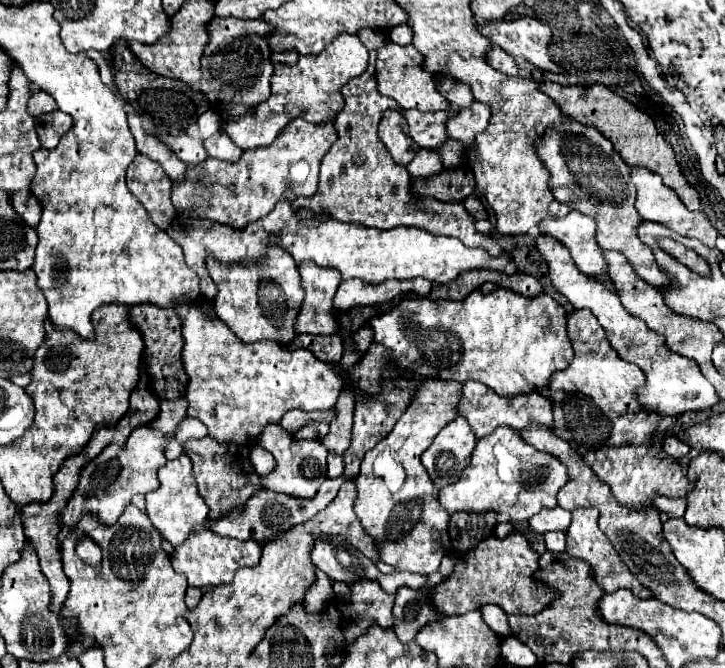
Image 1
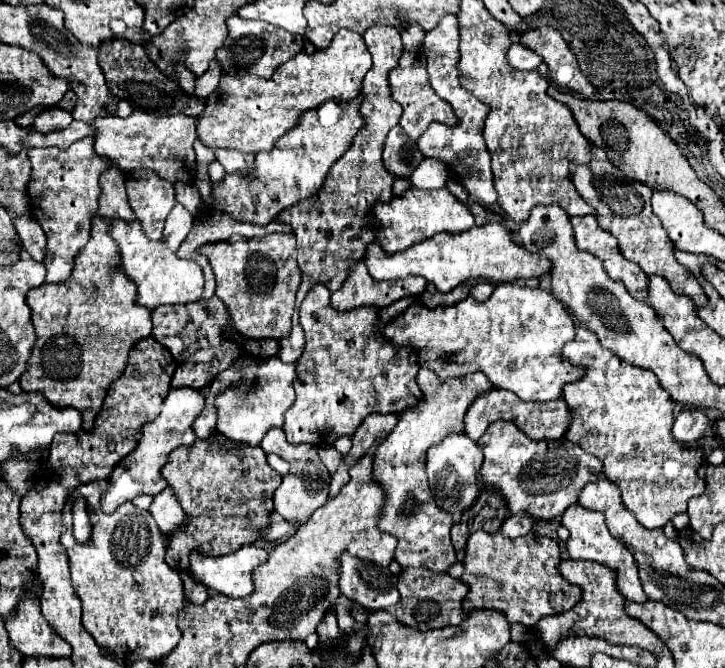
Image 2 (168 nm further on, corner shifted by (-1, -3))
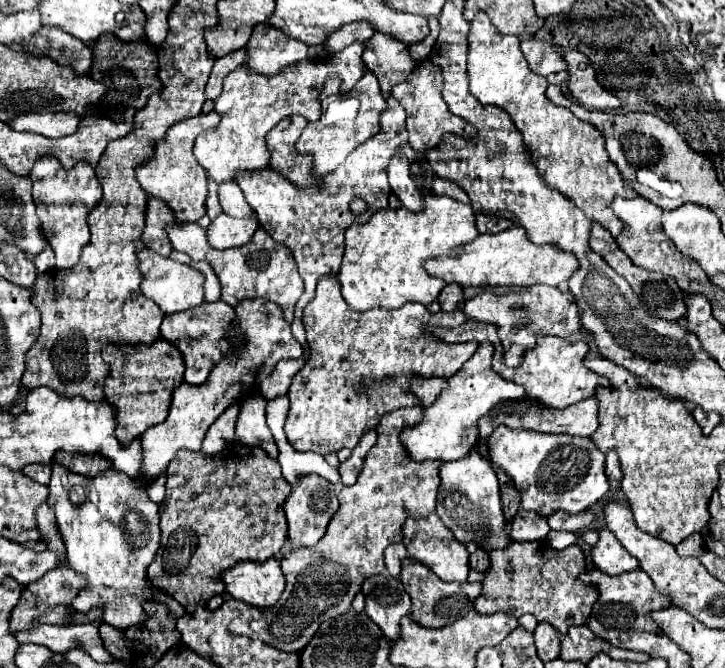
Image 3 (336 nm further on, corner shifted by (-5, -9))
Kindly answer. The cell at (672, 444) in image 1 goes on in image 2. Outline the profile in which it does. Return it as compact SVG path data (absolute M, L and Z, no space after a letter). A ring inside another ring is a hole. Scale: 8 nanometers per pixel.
M685 409L677 415L673 425L673 435L679 443L693 443L707 431L709 419L699 409Z

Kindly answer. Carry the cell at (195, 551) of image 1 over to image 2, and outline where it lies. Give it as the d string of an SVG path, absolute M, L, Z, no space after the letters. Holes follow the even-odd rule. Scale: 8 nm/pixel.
M243 545L243 549L223 557L199 557L191 553L191 573L209 589L239 599L253 593L253 569L263 565L267 557L267 551L257 545Z

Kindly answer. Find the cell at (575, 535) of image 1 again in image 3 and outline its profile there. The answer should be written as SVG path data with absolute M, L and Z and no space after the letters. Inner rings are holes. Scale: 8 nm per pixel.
M599 527L599 541L591 547L591 561L597 569L601 569L607 575L621 575L633 569L639 569L639 561L625 551L625 547L611 535L607 527Z

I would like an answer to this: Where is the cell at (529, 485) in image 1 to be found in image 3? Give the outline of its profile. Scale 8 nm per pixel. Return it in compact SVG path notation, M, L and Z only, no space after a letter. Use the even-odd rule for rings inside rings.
M499 425L487 439L487 447L487 459L493 463L493 469L501 469L513 479L525 511L533 511L541 517L555 511L575 515L587 511L609 493L605 455L587 437L549 435Z

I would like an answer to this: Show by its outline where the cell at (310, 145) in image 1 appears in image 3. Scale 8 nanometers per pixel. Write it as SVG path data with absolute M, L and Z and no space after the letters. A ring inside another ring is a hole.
M373 73L365 75L353 87L353 91L349 95L340 93L340 85L341 80L337 77L330 77L329 81L325 83L323 95L319 96L323 107L323 115L319 117L319 121L309 123L305 127L295 144L295 148L299 153L311 153L315 157L315 163L319 163L315 173L319 173L319 175L327 175L333 169L337 169L353 149L357 149L361 143L365 143L367 139L377 135L377 131L379 131L379 113L387 107L385 99L379 91L377 77Z

